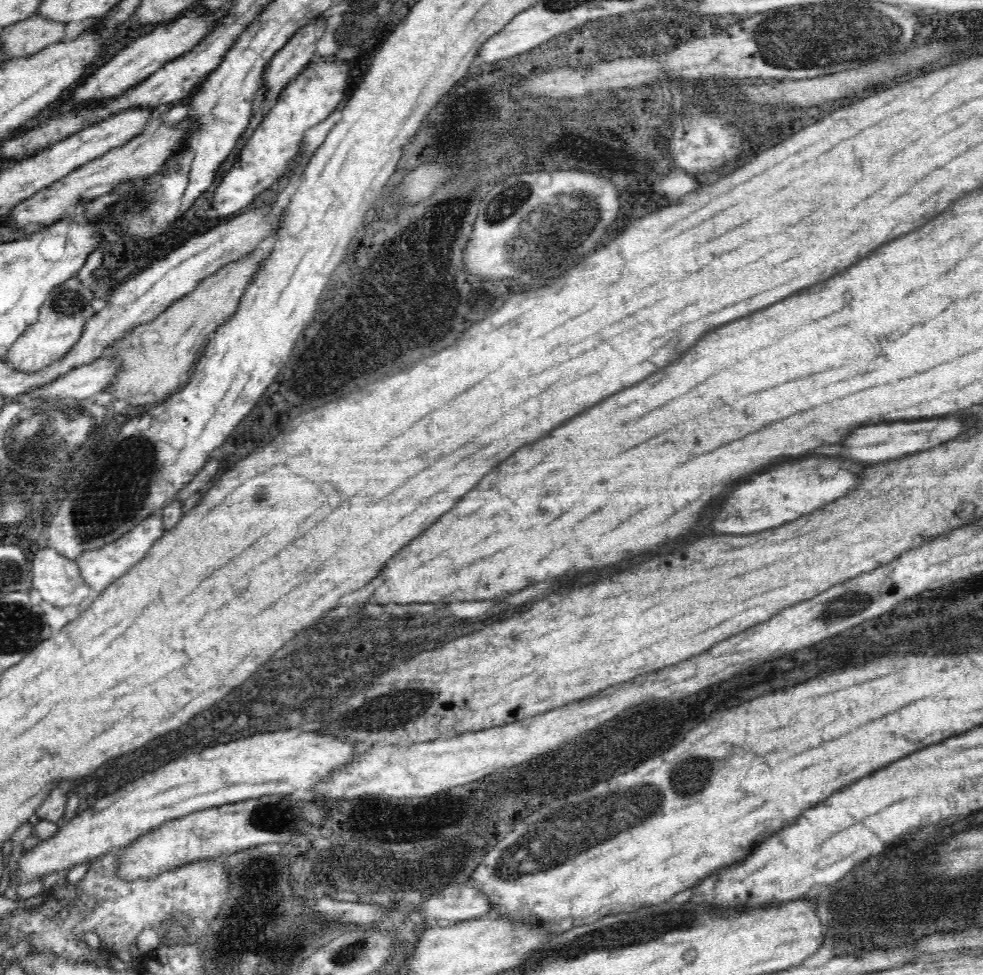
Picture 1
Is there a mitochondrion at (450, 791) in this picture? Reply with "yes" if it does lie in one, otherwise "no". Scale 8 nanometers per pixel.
no

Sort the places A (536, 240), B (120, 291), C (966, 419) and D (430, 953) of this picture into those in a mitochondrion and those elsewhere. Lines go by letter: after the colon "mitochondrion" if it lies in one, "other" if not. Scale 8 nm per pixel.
A: mitochondrion
B: other
C: other
D: other

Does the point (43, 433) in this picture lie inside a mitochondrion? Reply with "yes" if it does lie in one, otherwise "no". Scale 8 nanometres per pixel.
yes

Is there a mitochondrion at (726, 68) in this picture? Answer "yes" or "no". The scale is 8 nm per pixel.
no

